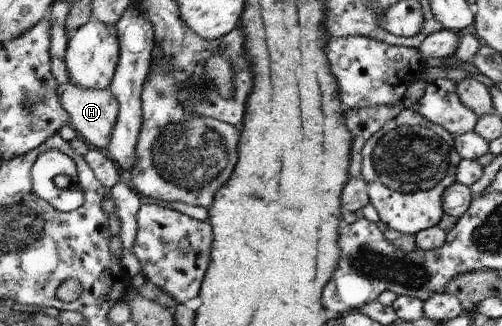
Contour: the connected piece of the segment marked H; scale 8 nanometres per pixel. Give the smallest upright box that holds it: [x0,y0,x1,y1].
[57,84,118,149]

